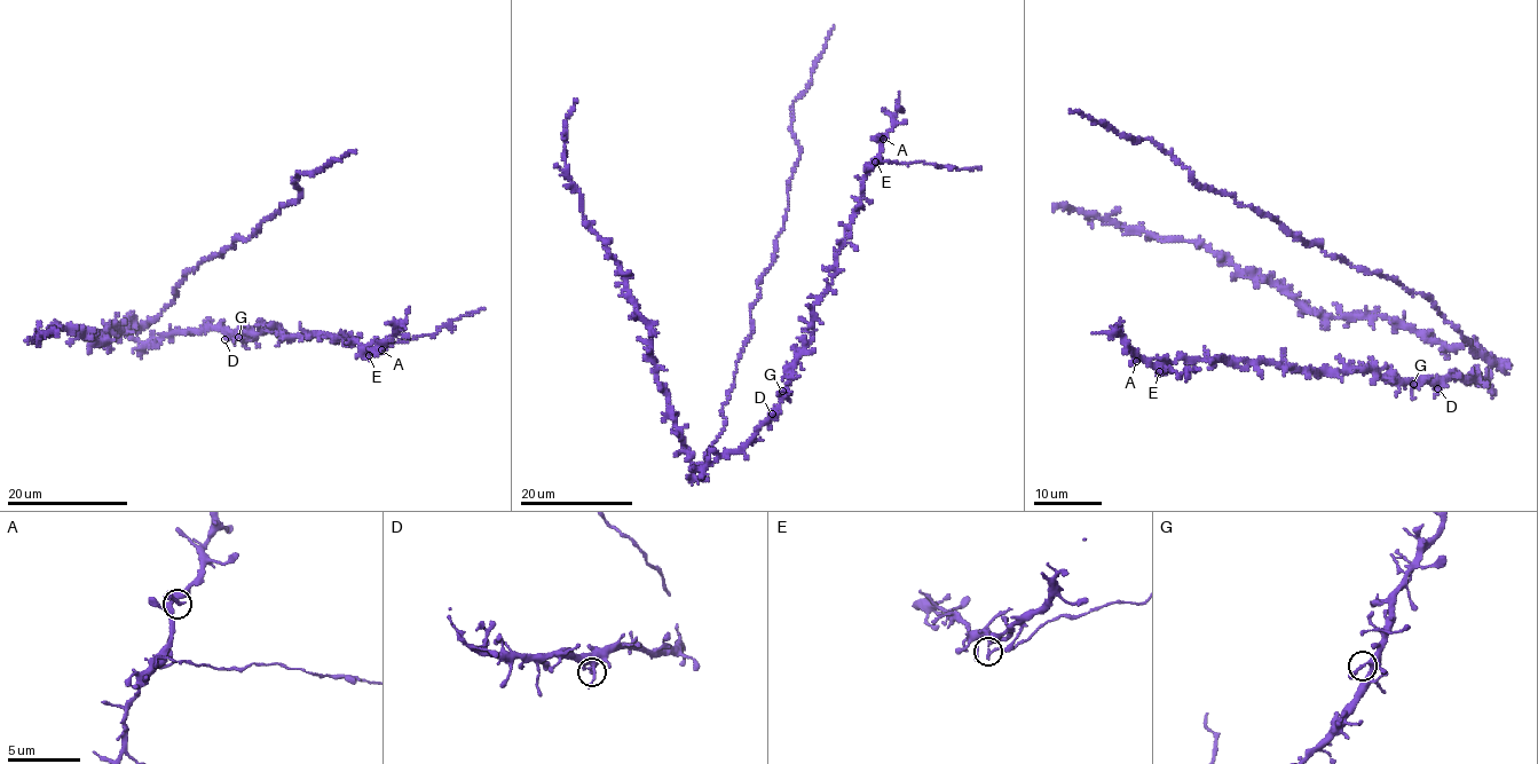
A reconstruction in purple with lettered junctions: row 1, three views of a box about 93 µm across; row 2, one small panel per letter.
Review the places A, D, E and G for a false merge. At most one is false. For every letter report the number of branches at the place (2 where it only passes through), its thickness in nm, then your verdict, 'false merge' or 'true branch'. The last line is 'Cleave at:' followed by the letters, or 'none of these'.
A: 2 branches meet; 180 nm thick; true branch
D: 2 branches meet; 220 nm thick; true branch
E: 2 branches meet; 240 nm thick; false merge
G: 2 branches meet; 240 nm thick; true branch
Cleave at: E

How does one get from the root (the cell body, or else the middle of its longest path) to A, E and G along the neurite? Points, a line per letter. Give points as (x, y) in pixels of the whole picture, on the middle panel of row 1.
A: (692, 474), (740, 451), (783, 396), (793, 364), (811, 337), (813, 305), (830, 284), (862, 179), (883, 139)
E: (692, 474), (740, 451), (783, 396), (793, 364), (811, 337), (813, 305), (830, 284), (862, 179), (875, 162)
G: (692, 474), (688, 477), (688, 471), (702, 469), (719, 457), (740, 451), (779, 403), (785, 394), (782, 391)

